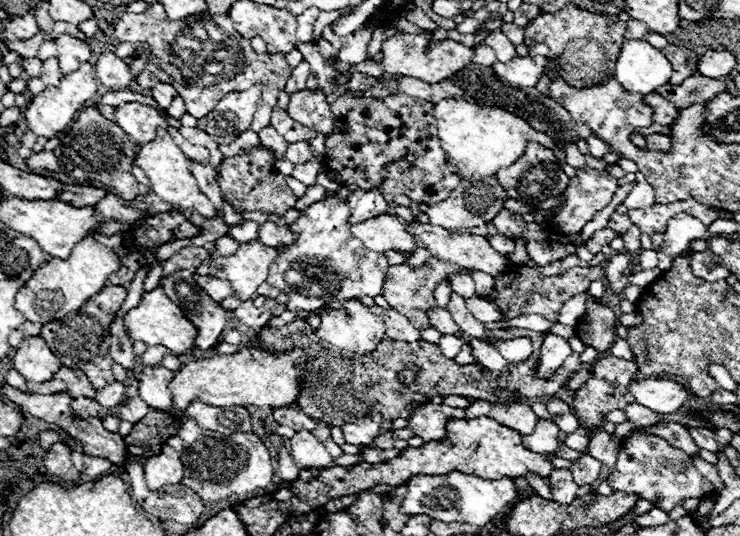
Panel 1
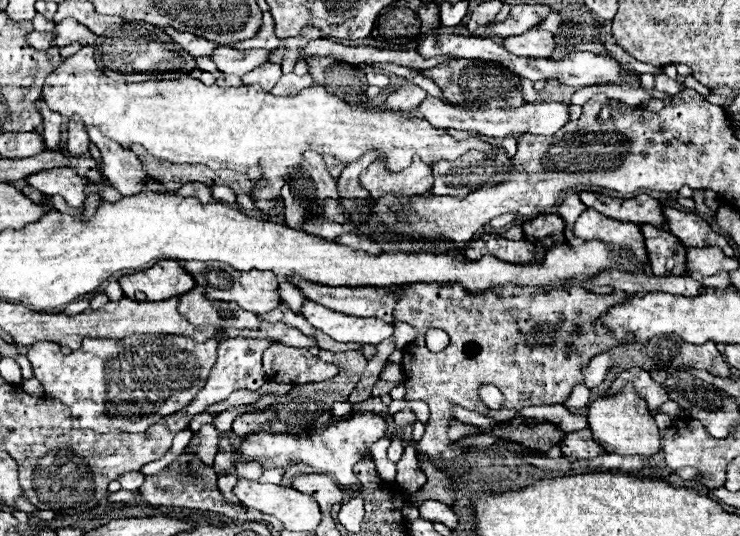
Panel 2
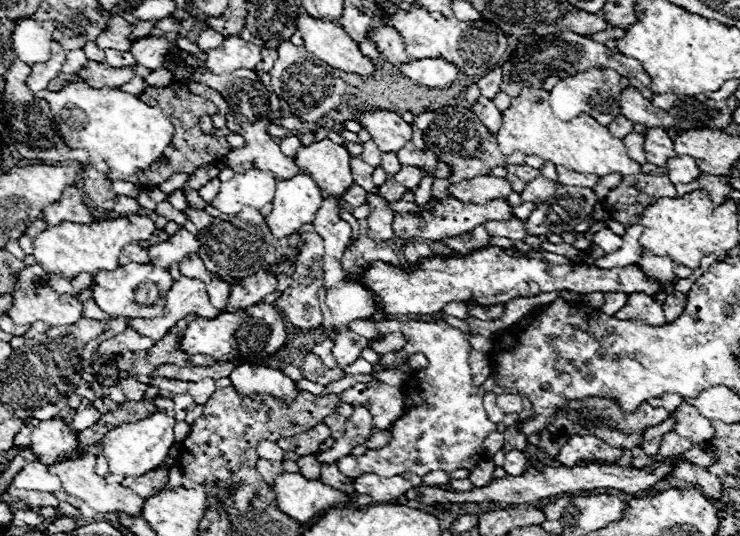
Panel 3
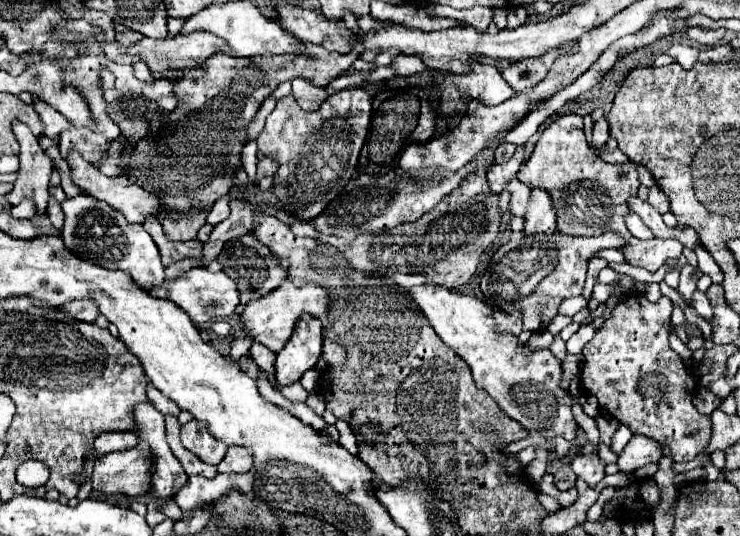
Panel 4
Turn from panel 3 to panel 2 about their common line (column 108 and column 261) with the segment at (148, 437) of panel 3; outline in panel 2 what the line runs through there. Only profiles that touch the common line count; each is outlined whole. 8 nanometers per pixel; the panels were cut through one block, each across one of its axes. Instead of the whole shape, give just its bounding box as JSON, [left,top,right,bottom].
[236,412,388,494]

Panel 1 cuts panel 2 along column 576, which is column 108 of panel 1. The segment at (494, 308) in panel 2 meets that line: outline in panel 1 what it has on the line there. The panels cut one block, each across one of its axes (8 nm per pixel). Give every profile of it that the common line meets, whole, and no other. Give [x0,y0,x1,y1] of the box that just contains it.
[40,285,126,390]

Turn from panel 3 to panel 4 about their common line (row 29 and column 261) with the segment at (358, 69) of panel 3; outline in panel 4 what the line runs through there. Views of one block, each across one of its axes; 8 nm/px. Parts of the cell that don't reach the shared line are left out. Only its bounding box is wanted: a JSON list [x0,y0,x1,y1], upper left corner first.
[242,280,330,352]

